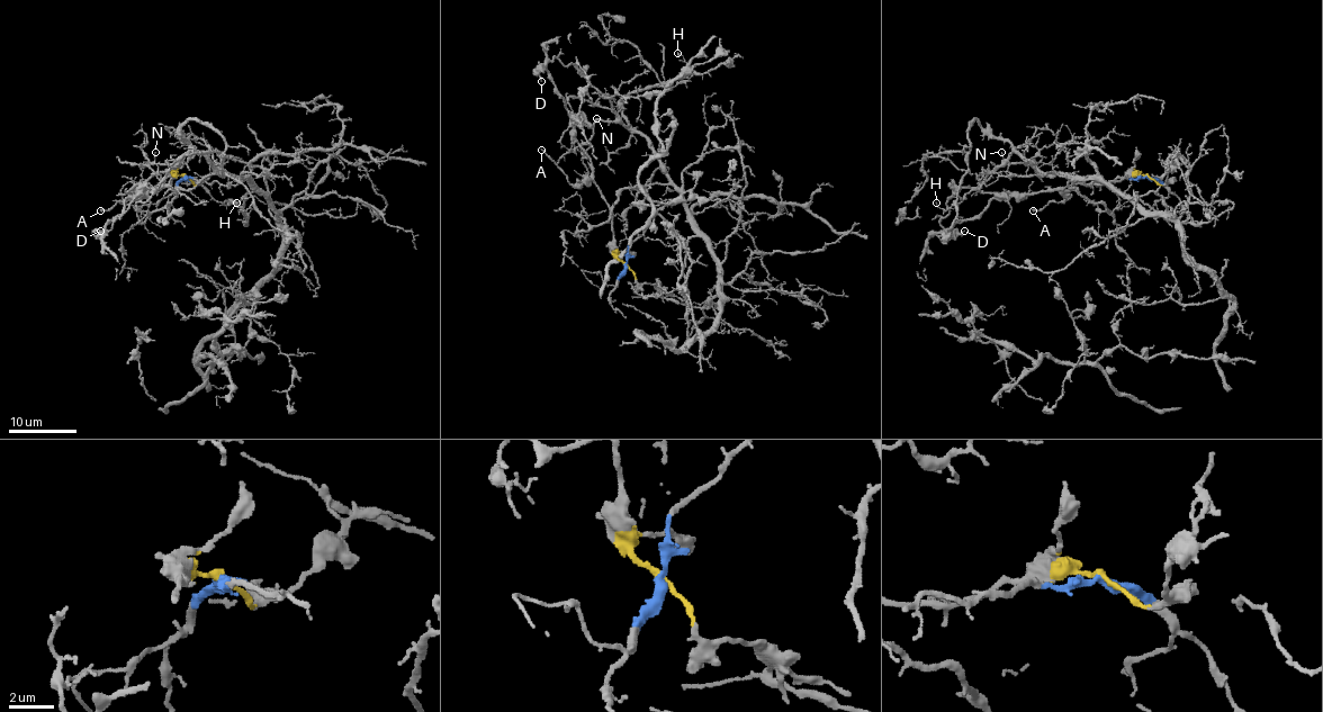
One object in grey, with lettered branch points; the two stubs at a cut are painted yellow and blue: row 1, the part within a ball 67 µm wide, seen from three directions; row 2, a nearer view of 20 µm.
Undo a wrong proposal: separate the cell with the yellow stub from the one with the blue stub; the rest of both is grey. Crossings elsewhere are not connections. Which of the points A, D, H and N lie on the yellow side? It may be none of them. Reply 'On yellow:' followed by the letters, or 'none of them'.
On yellow: A, D

